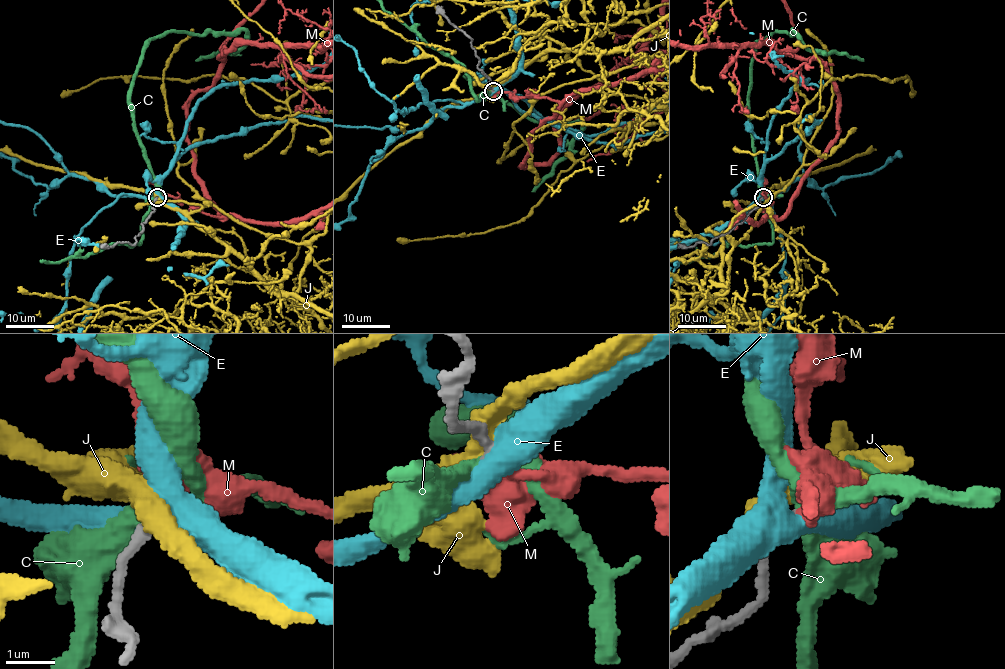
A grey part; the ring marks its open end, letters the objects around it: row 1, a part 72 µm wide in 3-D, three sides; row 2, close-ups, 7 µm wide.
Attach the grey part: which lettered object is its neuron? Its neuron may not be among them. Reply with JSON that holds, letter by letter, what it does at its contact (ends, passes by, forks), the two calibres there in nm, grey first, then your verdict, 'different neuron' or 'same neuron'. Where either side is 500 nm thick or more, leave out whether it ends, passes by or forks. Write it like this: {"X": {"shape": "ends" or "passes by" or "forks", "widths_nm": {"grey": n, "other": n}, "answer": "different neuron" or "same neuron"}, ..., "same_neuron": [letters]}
{"C": {"shape": "passes by", "widths_nm": {"grey": 190, "other": 360}, "answer": "different neuron"}, "E": {"shape": "forks", "widths_nm": {"grey": 240, "other": 480}, "answer": "different neuron"}, "J": {"shape": "passes by", "widths_nm": {"grey": 240, "other": 440}, "answer": "different neuron"}, "M": {"shape": "passes by", "widths_nm": {"grey": 190, "other": 160}, "answer": "same neuron"}, "same_neuron": ["M"]}

